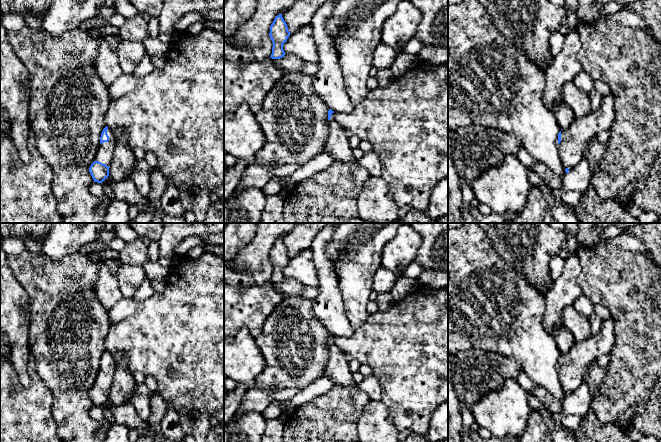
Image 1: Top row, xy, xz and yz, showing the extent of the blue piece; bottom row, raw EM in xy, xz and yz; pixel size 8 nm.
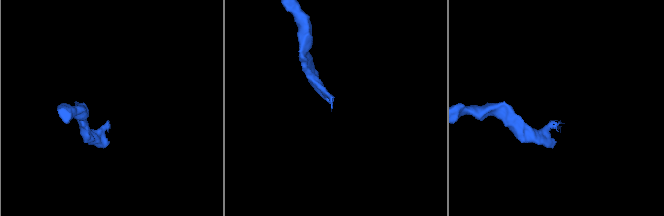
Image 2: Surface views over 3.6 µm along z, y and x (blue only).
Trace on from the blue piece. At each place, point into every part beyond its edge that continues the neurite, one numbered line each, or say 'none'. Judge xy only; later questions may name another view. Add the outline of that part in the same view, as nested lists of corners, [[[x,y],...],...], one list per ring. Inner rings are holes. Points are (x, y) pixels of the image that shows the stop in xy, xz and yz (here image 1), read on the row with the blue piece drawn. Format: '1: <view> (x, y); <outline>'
1: xy (105, 152); [[[108,128],[109,141],[99,145],[95,161],[101,162],[109,167],[114,154],[114,133]]]

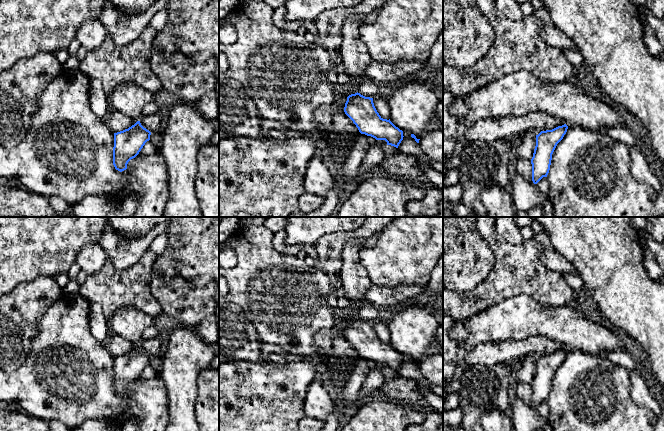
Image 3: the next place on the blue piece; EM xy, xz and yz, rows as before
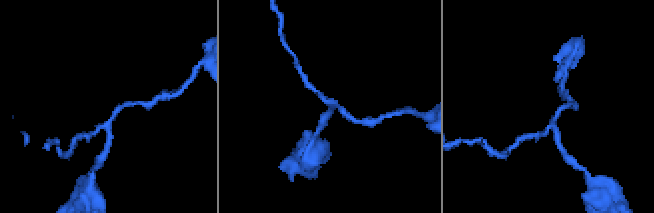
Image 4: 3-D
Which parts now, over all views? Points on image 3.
none

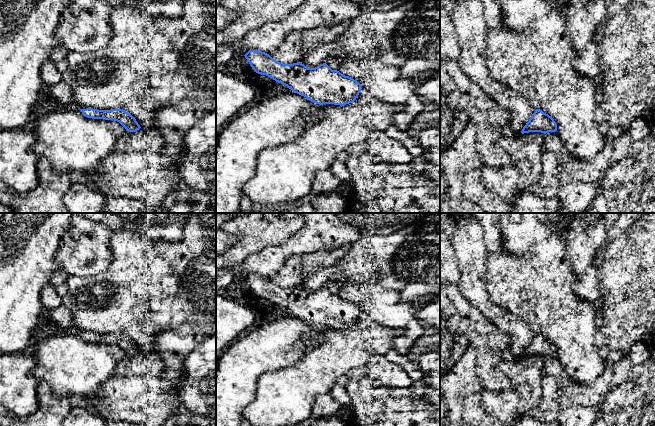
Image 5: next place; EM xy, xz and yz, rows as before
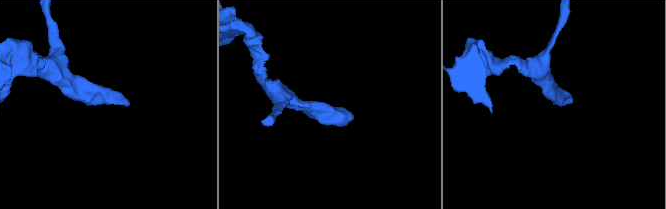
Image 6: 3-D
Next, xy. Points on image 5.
1: xy (143, 139); [[[140,128],[136,132],[126,131],[115,143],[115,153],[136,151],[158,151],[163,147],[162,137],[154,130]]]

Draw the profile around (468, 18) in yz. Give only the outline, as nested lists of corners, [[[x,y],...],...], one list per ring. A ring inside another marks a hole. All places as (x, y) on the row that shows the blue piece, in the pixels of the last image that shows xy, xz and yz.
[[[440,0],[440,3],[454,24],[461,50],[458,60],[461,70],[500,107],[510,111],[510,126],[516,135],[521,134],[536,109],[525,96],[490,75],[483,57],[488,28],[481,0]]]

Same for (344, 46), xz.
[[[409,0],[389,10],[363,8],[359,15],[351,21],[349,29],[334,41],[319,45],[304,54],[302,64],[315,68],[325,63],[328,58],[350,59],[373,58],[385,65],[403,66],[408,60],[434,54],[440,44],[440,0]]]

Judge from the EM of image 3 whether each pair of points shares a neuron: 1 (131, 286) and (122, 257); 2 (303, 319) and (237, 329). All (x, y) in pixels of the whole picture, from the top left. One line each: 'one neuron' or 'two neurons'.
1: two neurons
2: two neurons

